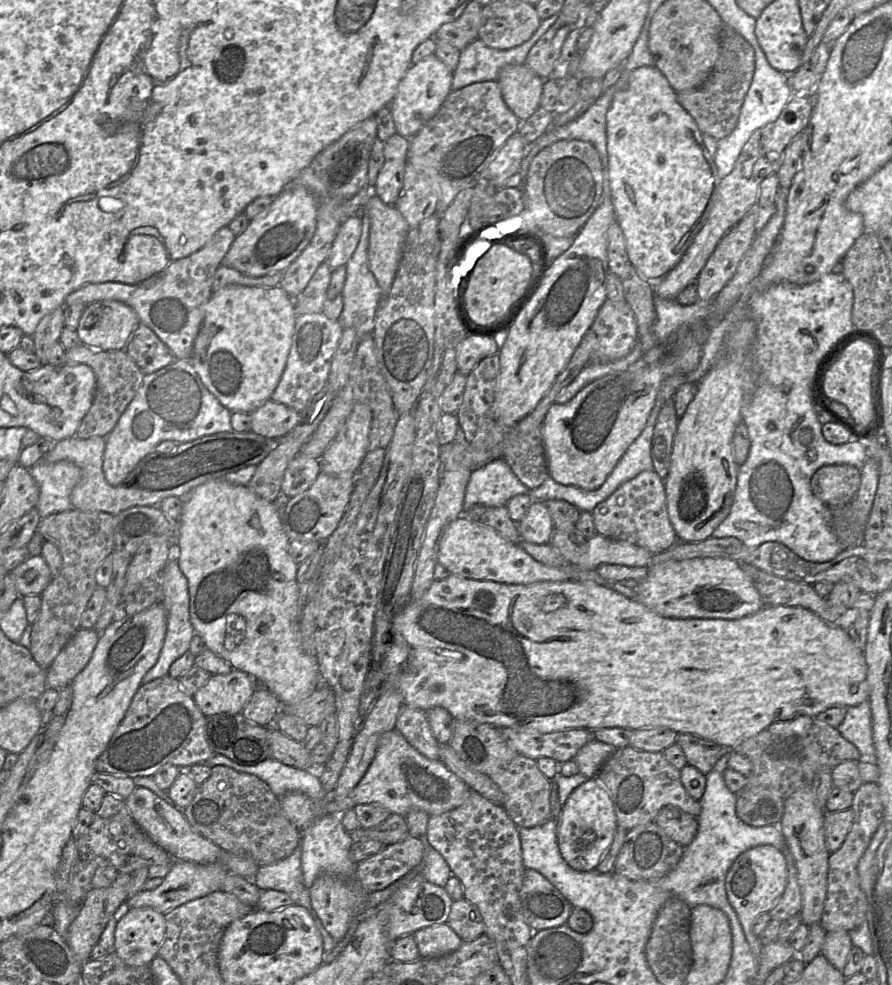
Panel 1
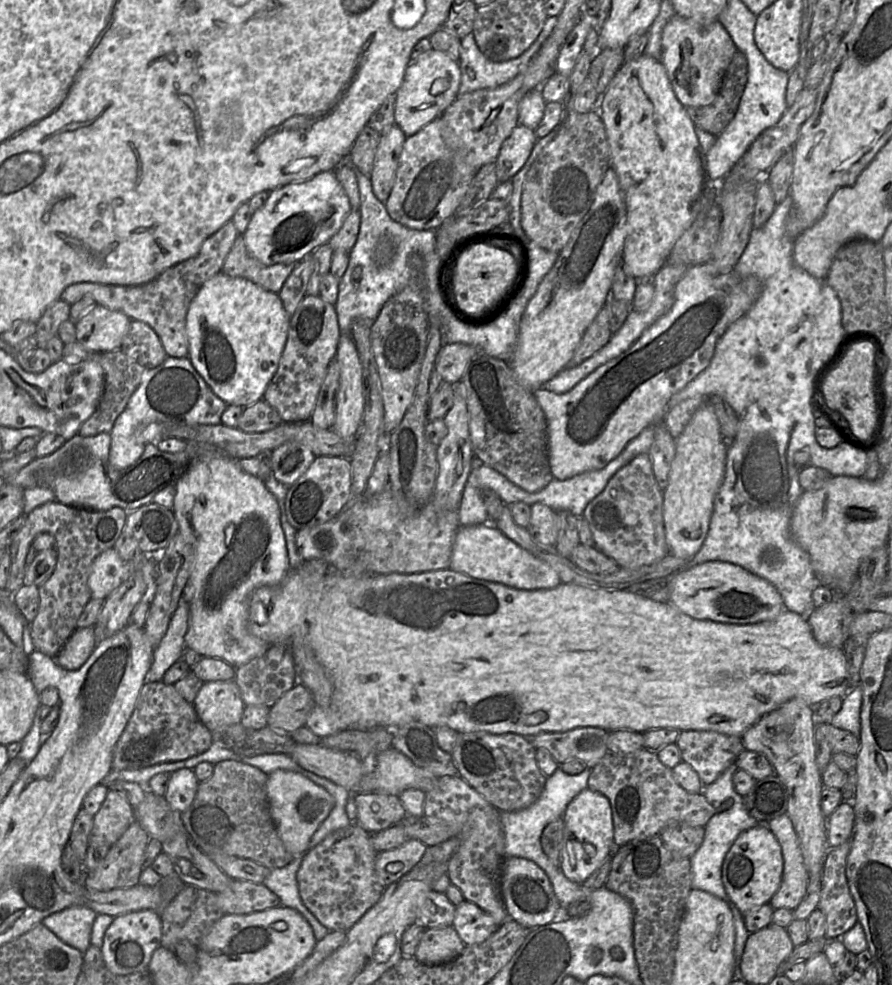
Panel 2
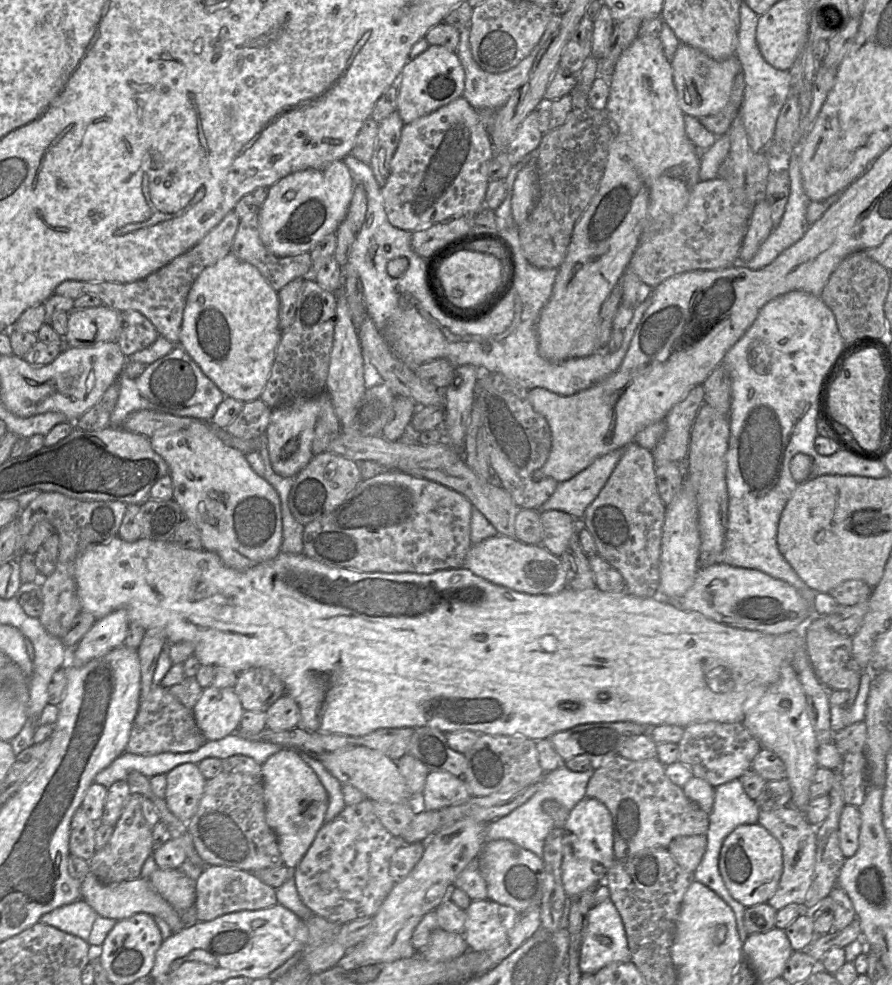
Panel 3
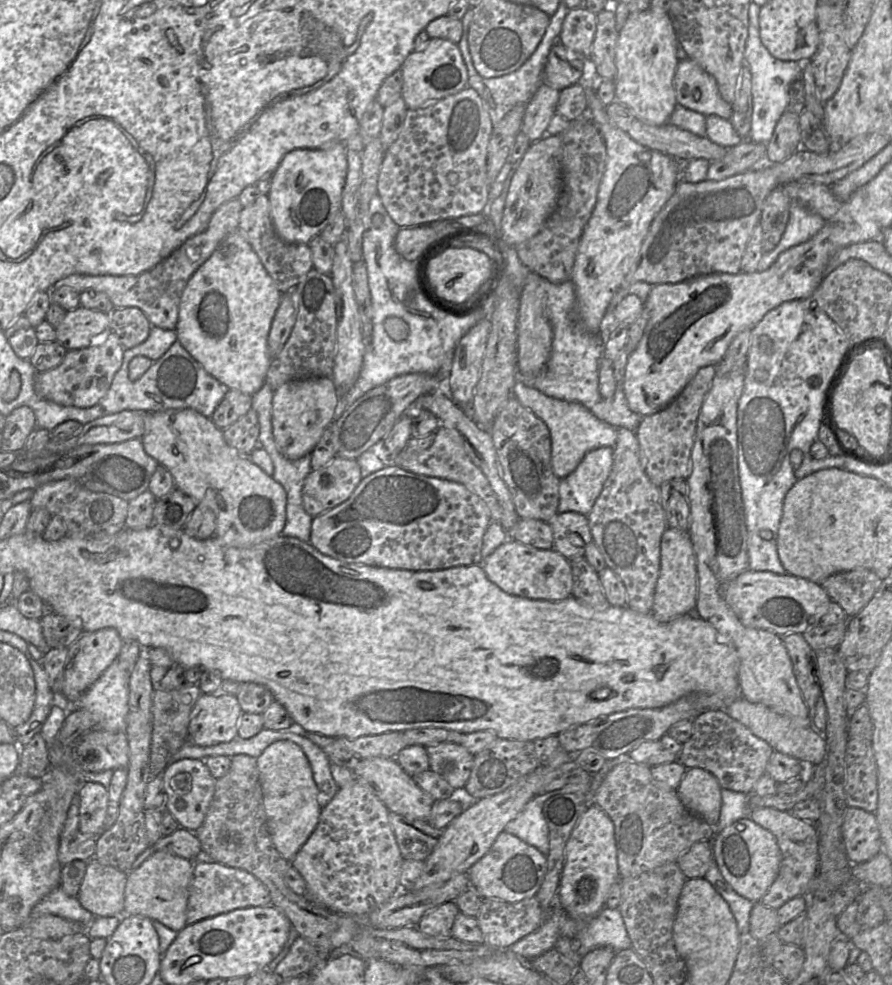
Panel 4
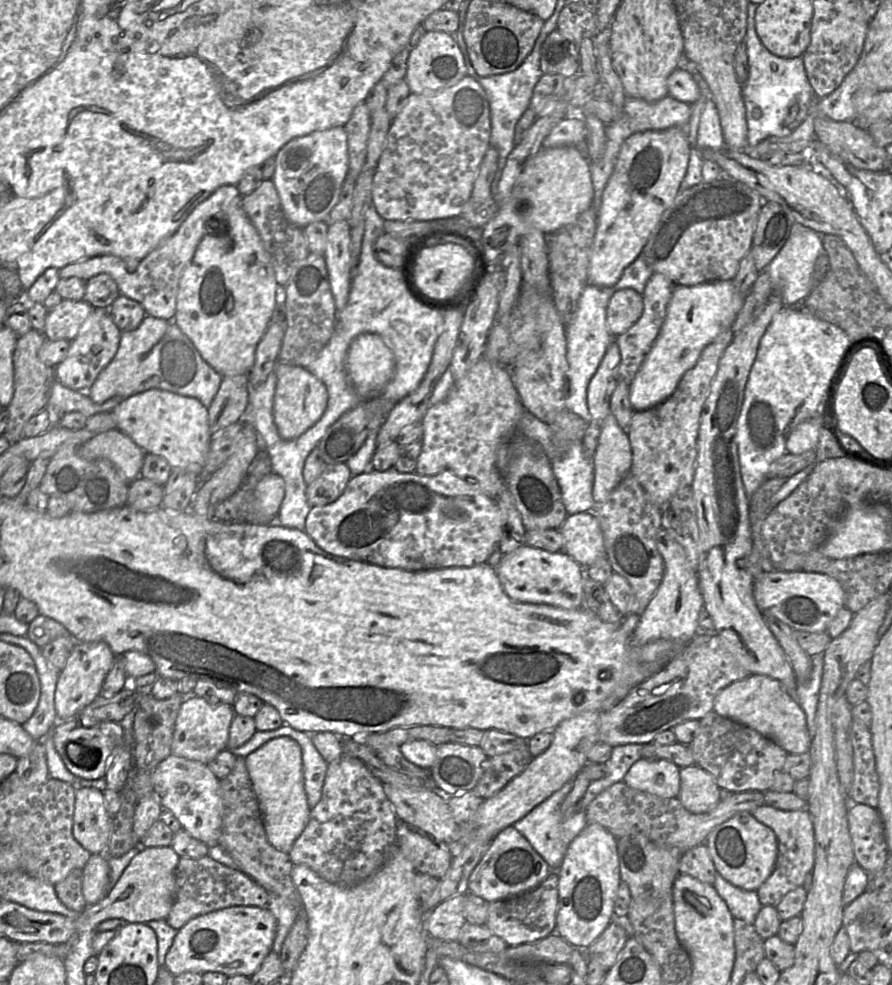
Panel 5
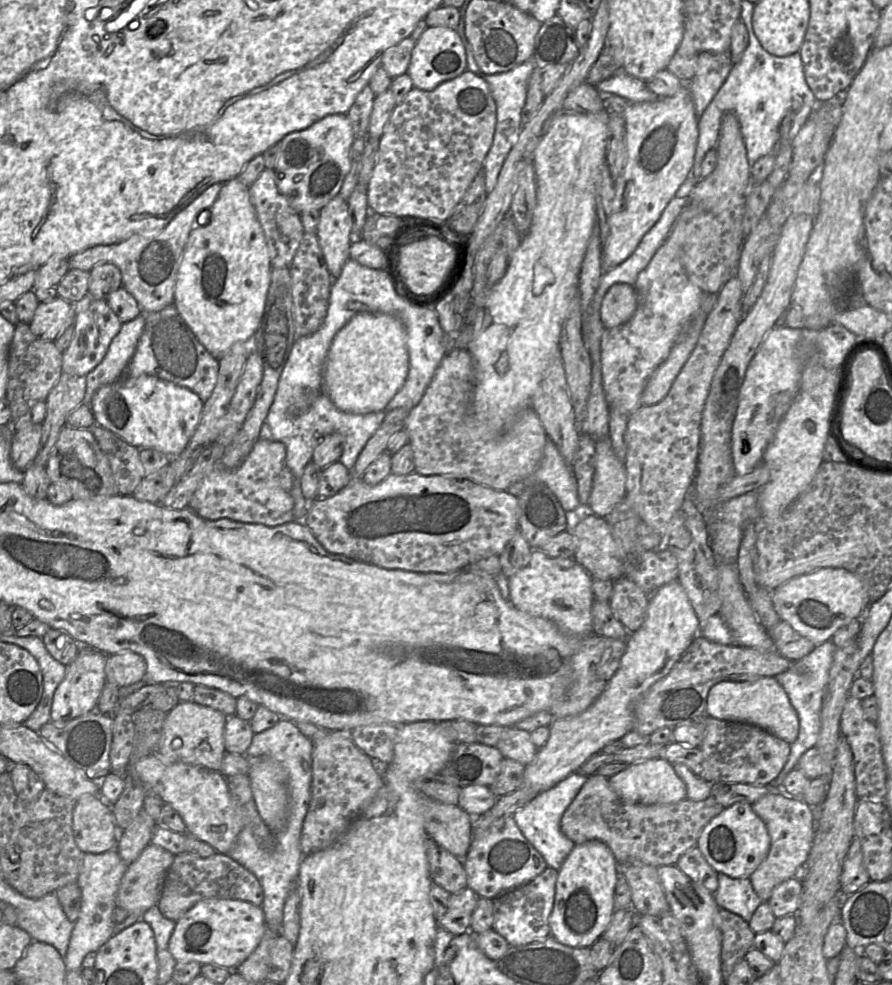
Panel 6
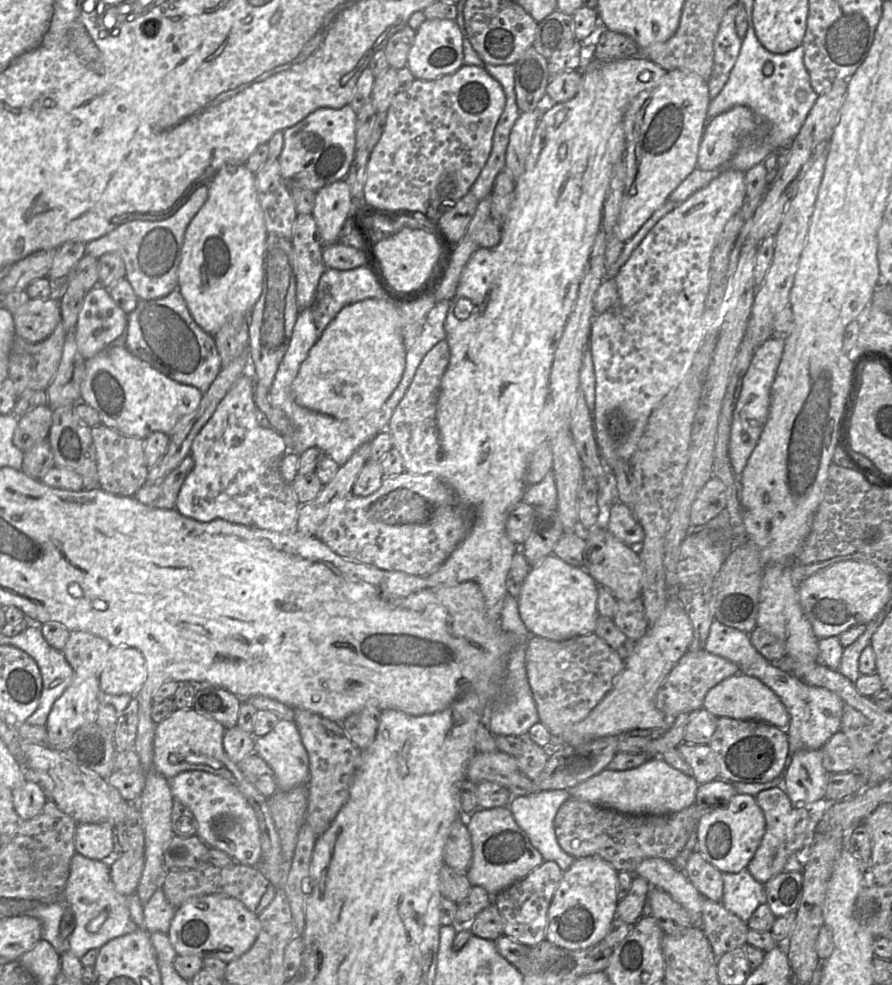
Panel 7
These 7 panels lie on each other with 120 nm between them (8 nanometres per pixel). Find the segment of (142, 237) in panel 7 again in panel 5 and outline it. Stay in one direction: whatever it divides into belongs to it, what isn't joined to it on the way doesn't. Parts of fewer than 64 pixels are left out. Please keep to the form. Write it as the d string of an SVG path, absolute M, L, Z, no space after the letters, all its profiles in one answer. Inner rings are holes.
M226 184L217 188L192 210L170 237L147 254L134 271L130 271L126 262L119 257L99 255L75 261L59 269L60 279L76 277L87 282L98 274L108 274L116 282L120 294L140 303L146 315L161 318L168 322L173 321L179 281L184 269L191 262L201 239L206 235L206 221L216 214L227 215L227 209L241 203L241 198L236 185Z

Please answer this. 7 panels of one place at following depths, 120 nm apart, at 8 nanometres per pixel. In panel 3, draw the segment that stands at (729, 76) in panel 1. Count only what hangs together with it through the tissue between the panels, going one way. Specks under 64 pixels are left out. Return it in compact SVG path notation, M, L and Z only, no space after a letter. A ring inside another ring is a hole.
M740 70L733 80L726 106L714 115L700 117L701 124L717 137L726 134L734 118L738 115L743 101L744 88L745 76L743 70Z

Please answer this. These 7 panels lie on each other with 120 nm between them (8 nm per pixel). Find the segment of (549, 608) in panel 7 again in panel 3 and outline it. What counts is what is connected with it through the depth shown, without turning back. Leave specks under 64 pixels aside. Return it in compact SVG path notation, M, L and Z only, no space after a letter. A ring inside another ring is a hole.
M496 535L472 544L463 568L493 584L531 595L558 594L567 588L567 574L560 557L542 545L525 544L515 537Z

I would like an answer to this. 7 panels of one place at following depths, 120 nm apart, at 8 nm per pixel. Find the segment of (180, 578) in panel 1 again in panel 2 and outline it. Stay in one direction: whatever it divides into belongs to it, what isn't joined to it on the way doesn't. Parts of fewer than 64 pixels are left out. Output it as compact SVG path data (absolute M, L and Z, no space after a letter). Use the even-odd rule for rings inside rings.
M181 597L165 635L154 649L153 662L145 676L145 683L161 681L165 672L182 658L185 651L188 617L189 604Z

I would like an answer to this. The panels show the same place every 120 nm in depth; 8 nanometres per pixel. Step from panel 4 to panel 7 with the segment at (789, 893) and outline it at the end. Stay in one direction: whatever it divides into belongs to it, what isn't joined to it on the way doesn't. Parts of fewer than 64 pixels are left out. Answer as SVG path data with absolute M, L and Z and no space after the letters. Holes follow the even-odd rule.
M781 787L763 790L755 797L763 810L766 831L762 842L748 865L750 874L763 885L784 871L787 860L806 846L811 846L815 836L817 816L805 806L796 806Z

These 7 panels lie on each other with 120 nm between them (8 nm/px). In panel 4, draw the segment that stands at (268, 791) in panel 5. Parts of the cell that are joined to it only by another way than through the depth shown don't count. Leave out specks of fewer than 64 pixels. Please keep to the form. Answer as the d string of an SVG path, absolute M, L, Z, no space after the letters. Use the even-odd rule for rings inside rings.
M281 740L272 743L263 751L257 758L257 767L271 840L280 855L292 863L298 851L315 830L322 810L317 800L318 788L313 779L310 763L297 744L289 740Z

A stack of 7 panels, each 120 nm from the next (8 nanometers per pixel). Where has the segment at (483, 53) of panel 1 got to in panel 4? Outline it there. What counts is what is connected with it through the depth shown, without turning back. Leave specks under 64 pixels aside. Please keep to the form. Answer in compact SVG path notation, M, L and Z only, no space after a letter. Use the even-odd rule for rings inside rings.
M561 2L555 14L551 16L550 23L540 44L530 58L518 70L503 76L492 78L481 77L473 65L468 45L468 31L473 19L472 7L468 9L464 17L461 19L462 36L458 43L458 47L467 68L468 86L473 88L481 97L484 107L490 116L493 127L497 126L503 117L515 106L519 104L527 104L534 96L536 90L543 82L543 70L547 61L547 56L552 45L558 40L563 21L568 11L569 10L566 6Z

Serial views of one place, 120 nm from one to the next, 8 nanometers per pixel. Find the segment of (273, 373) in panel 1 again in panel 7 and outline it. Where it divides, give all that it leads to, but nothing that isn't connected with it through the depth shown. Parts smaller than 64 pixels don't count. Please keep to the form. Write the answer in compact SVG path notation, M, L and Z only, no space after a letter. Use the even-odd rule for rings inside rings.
M246 165L223 166L211 179L208 199L186 230L178 267L177 289L195 322L209 334L215 335L233 315L250 314L260 298L268 234L255 186L255 174Z

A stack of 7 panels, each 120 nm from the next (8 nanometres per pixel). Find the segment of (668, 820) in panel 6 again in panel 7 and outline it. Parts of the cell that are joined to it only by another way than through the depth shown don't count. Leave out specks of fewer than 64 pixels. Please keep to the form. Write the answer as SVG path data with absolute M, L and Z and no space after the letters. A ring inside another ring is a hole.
M569 798L558 810L554 820L556 837L561 848L575 859L598 856L610 863L618 872L635 875L639 864L648 858L674 861L685 848L698 822L711 809L696 803L668 815L633 815Z

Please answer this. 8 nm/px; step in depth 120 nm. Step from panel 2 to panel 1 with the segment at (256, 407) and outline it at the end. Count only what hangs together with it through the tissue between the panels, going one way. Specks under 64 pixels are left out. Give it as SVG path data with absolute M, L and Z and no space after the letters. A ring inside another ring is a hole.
M270 399L250 413L250 416L250 431L270 439L286 435L299 421L298 412Z

